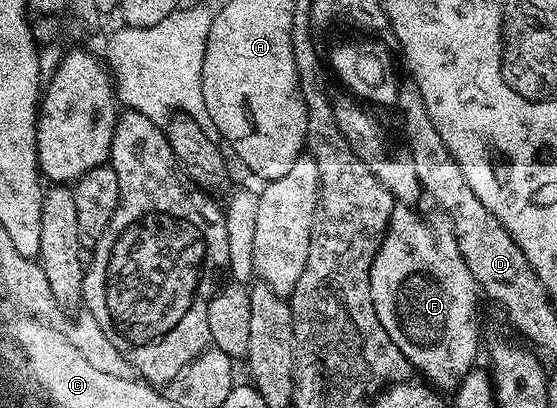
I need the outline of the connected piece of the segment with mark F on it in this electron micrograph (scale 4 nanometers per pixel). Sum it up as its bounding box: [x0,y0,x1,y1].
[370,206,480,390]

